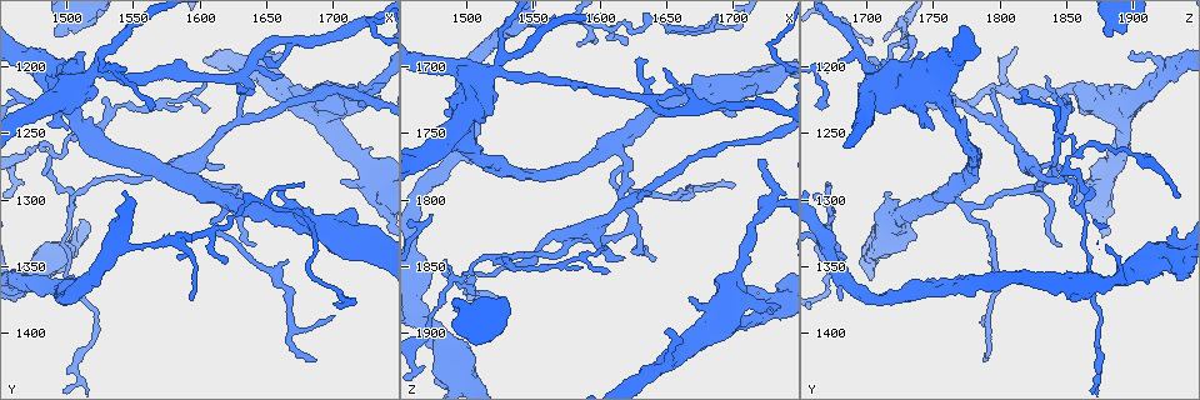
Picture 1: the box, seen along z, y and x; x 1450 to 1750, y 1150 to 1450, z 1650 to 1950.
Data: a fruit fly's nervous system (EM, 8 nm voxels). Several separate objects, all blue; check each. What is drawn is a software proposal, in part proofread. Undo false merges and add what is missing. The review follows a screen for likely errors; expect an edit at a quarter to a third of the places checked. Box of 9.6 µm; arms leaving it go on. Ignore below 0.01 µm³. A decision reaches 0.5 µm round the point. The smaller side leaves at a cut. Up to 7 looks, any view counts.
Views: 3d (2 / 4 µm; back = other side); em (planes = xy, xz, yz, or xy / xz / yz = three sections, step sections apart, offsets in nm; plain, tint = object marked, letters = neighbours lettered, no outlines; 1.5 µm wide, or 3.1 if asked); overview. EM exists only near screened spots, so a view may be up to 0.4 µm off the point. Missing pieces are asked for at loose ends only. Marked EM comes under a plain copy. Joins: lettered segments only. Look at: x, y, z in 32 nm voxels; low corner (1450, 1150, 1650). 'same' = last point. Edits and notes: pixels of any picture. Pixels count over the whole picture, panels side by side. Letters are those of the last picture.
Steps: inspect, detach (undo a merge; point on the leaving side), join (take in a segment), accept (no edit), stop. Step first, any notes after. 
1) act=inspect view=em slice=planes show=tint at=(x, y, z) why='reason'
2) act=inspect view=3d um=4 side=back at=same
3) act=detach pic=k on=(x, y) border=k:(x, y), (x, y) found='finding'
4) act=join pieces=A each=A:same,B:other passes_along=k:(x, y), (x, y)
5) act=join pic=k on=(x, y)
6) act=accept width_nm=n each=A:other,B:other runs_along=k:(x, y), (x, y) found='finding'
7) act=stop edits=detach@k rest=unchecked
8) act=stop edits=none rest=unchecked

act=inspect view=3d um=2 at=(1504, 1304, 1860) why='branch point'

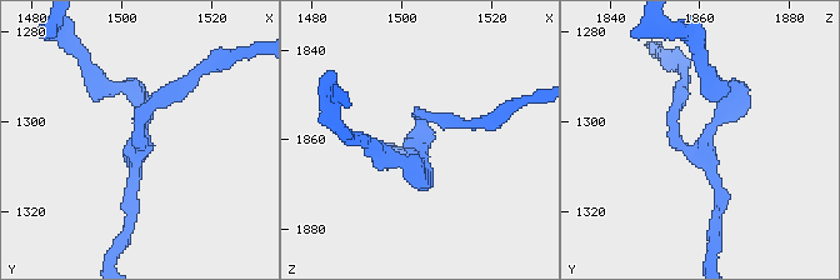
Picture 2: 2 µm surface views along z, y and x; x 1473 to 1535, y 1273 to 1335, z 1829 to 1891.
act=inspect view=em slice=xy step=4 show=tint at=(1504, 1305, 1859) why='now the EM'

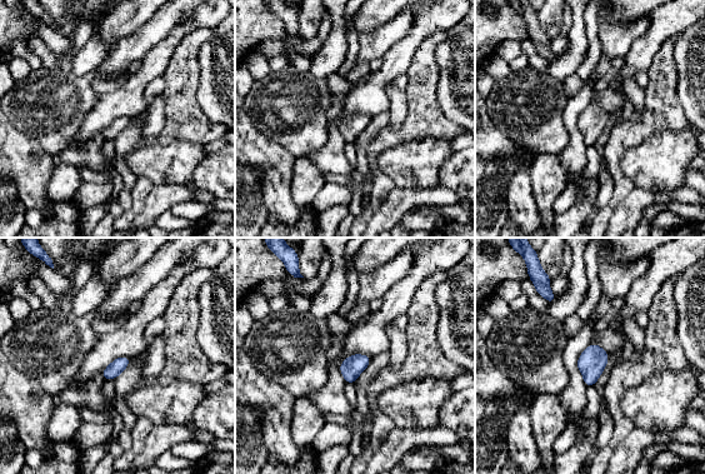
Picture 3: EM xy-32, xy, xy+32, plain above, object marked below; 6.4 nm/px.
act=inspect view=em slice=xy step=4 show=letters at=same

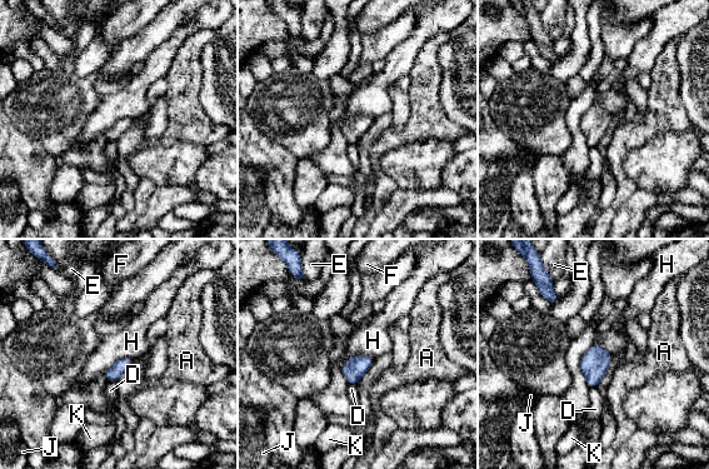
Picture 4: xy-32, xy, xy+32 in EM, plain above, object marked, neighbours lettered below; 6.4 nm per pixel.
act=accept each=A:other,D:other,E:other,F:other,H:other,J:other,K:other border=4:(374, 358), (355, 355), (340, 369) found='all the same neuron'

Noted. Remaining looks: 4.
act=inspect view=em slice=planes show=letters at=(1512, 1188, 1744) why='branch stops here'

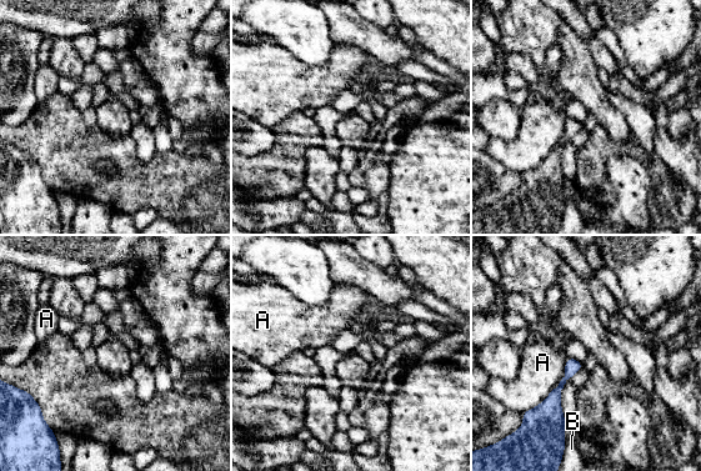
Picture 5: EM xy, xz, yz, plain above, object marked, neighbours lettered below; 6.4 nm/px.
act=accept longest_contact=A:440nm each=A:other,B:other border=5:(567, 357), (560, 382), (525, 411) found='none of them fits'

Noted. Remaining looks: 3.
act=inspect view=em slice=xy step=4 show=letters at=(1640, 1220, 1796) why='branch stops here'

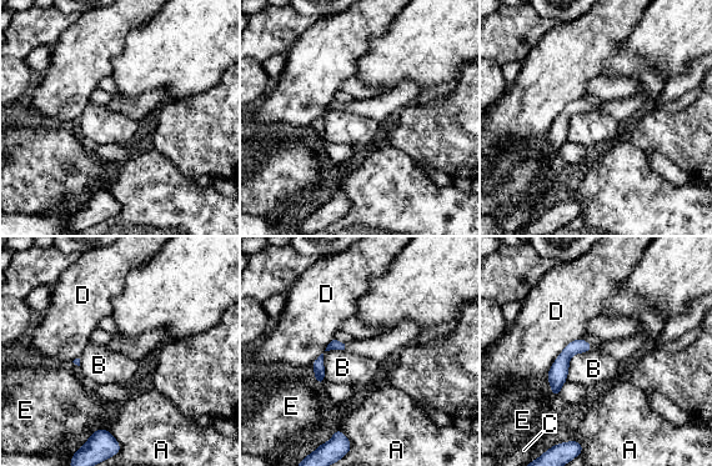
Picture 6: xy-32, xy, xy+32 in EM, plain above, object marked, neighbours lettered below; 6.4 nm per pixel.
act=inspect view=em slice=planes show=letters at=same why='cut it another way'

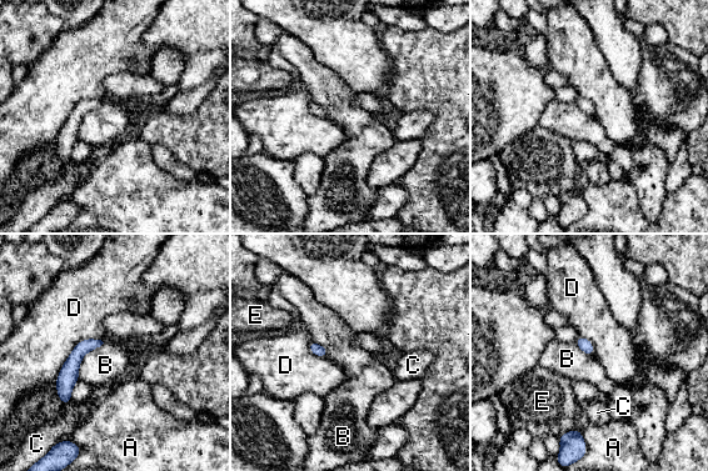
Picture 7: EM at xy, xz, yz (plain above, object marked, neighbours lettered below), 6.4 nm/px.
act=accept each=A:other,B:other,C:other,D:other,E:other border=7:(104, 342), (84, 355), (78, 379) found='no lettered segment goes on from it'

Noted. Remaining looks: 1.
act=stop edits=none rest=unchecked

